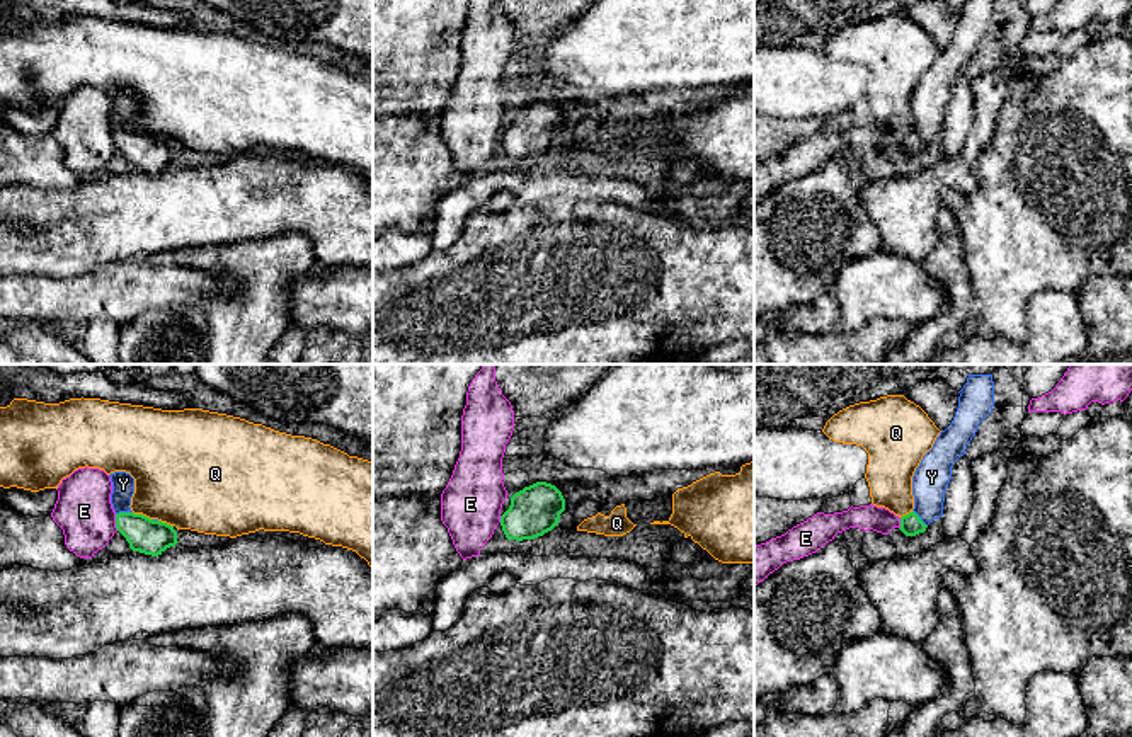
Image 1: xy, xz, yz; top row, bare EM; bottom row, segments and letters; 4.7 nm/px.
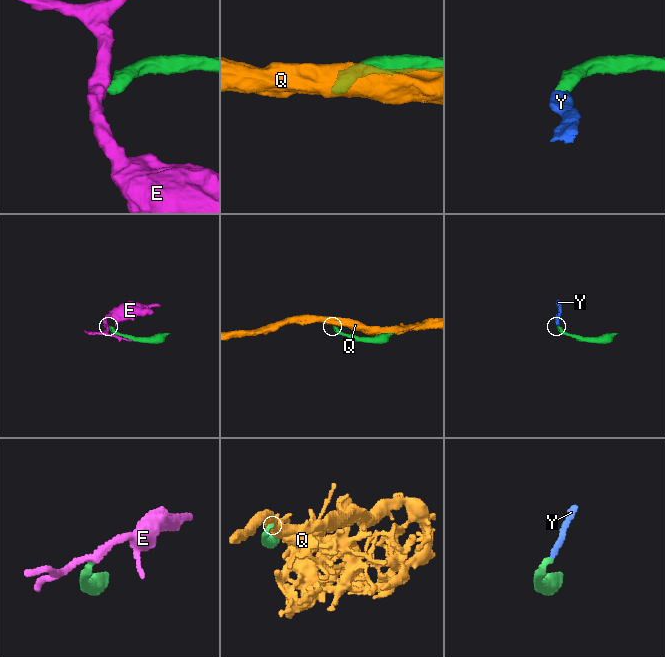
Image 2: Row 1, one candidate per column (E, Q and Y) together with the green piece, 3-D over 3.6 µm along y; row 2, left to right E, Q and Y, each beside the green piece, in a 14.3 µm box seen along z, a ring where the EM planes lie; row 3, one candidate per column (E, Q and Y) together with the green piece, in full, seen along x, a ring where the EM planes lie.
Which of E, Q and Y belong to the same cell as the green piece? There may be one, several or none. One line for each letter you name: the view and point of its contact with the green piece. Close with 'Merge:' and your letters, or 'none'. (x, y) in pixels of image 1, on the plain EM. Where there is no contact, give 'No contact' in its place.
Y: Touches green at xy (123, 131)
Merge: Y

